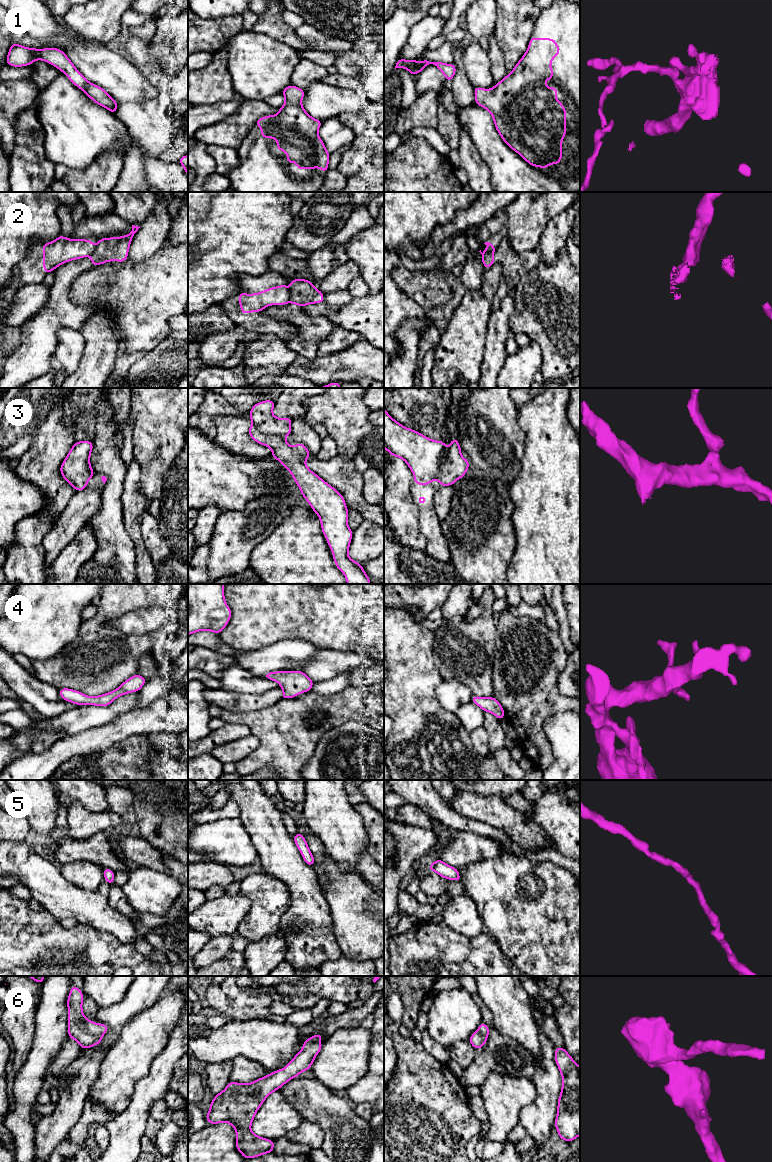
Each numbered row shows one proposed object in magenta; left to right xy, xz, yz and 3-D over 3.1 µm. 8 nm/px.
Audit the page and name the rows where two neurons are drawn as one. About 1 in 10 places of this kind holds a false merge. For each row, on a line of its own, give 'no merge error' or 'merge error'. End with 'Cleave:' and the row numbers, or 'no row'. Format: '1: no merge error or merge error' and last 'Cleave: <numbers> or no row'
1: no merge error
2: merge error
3: no merge error
4: no merge error
5: no merge error
6: no merge error
Cleave: 2

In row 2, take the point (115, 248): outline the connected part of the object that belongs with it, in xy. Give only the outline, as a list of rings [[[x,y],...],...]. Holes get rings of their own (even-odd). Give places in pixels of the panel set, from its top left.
[[[132,225],[132,231],[122,237],[101,238],[90,255],[93,266],[109,261],[124,262],[128,258],[130,243],[140,226]]]

